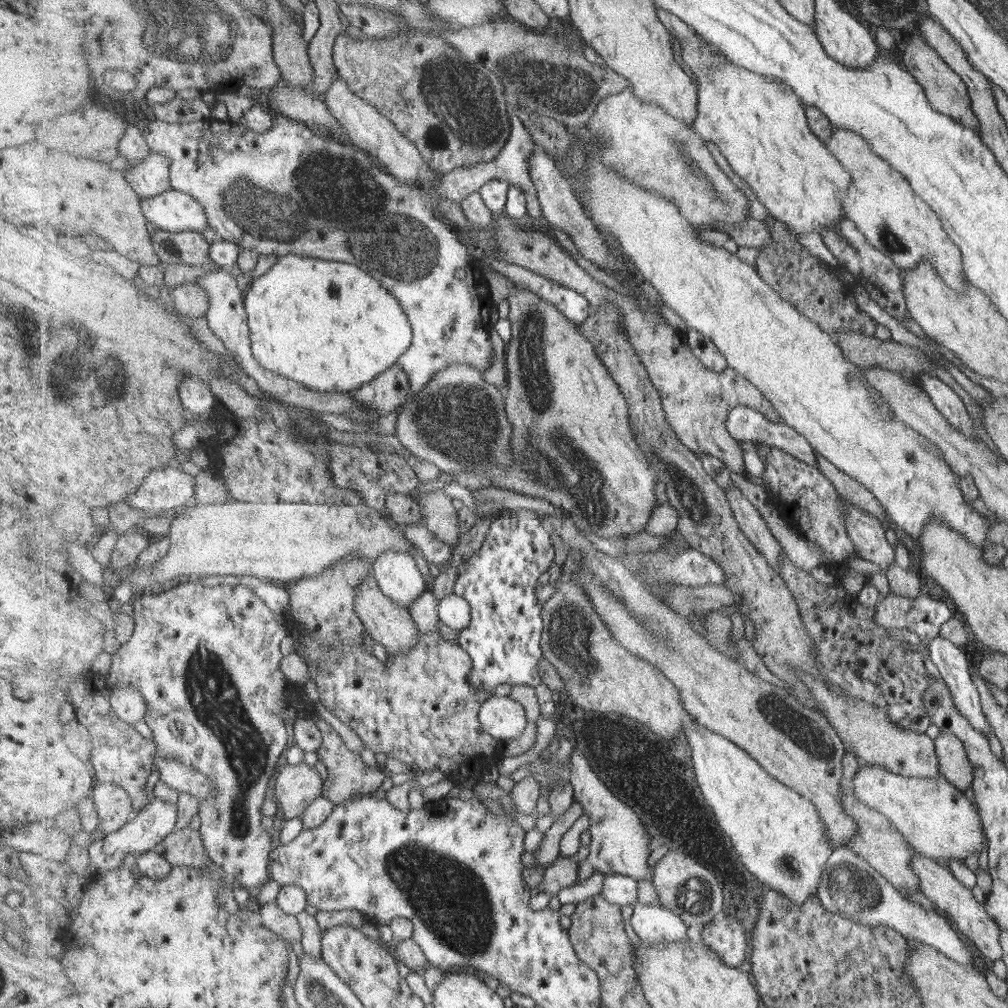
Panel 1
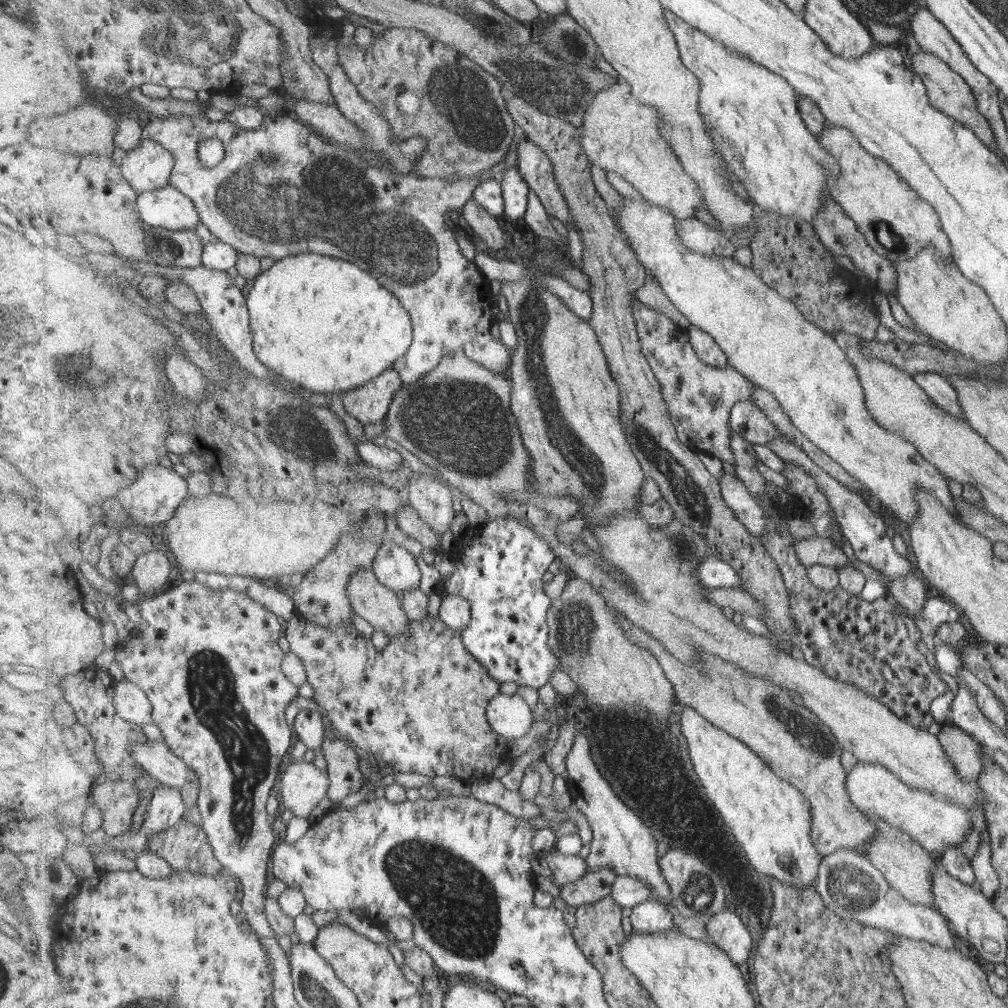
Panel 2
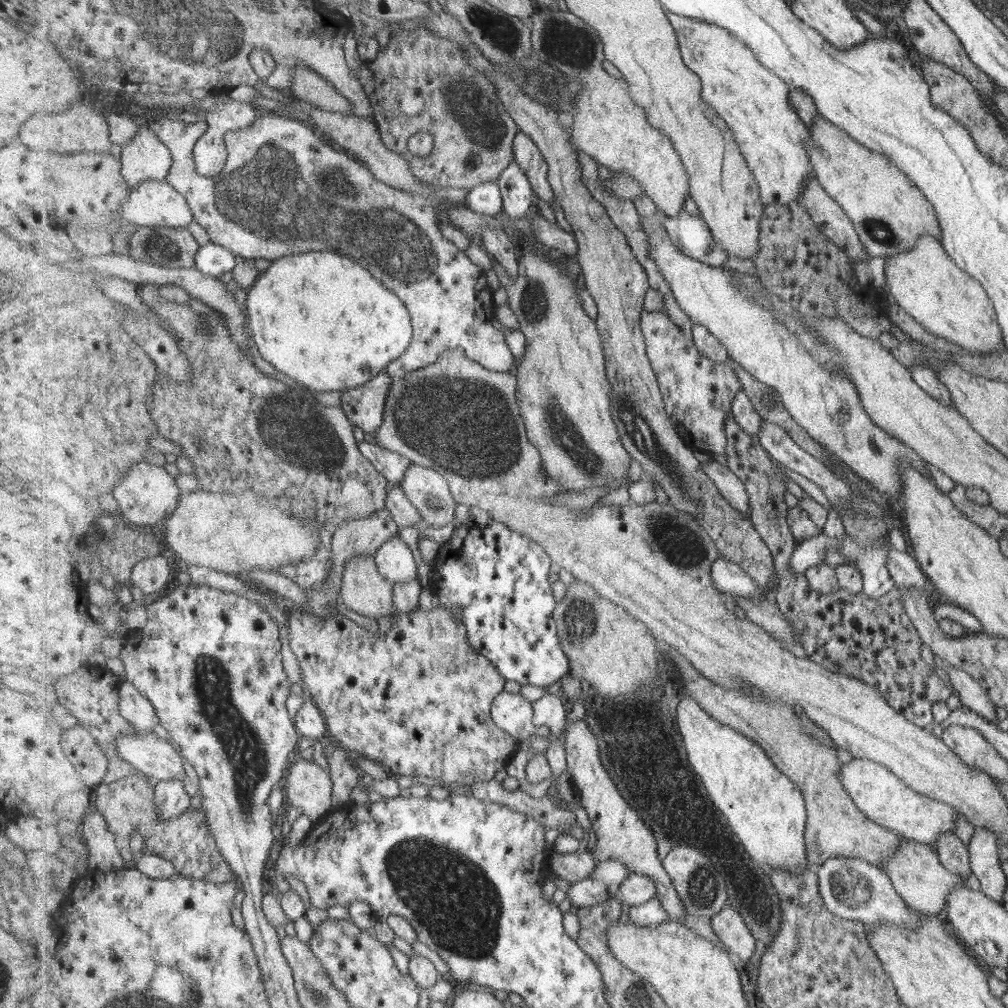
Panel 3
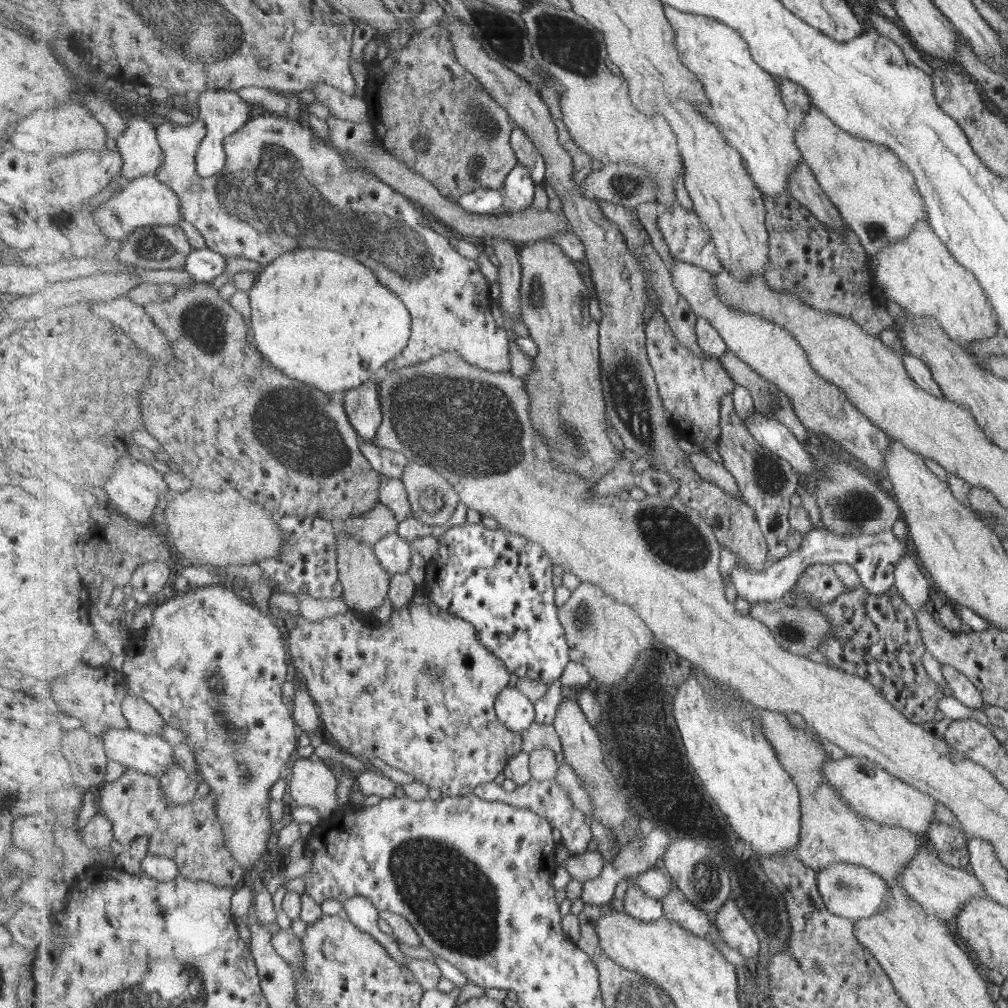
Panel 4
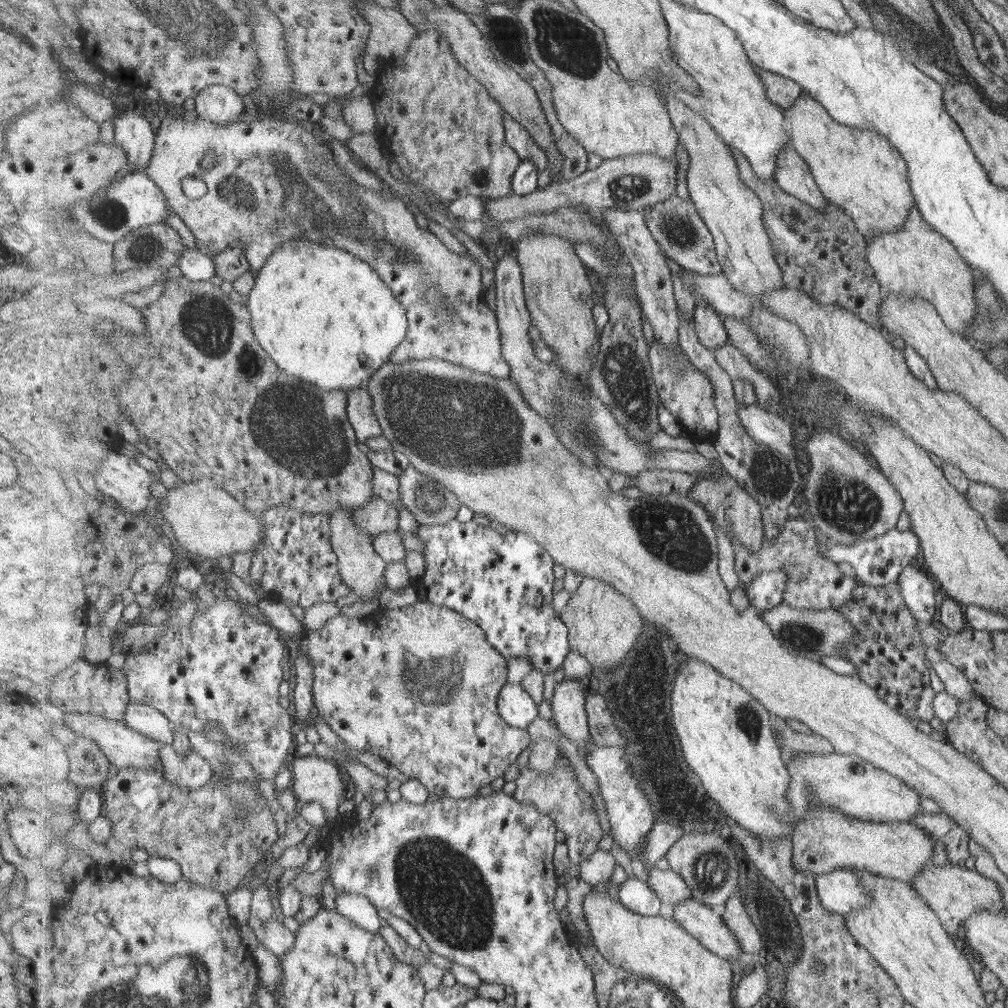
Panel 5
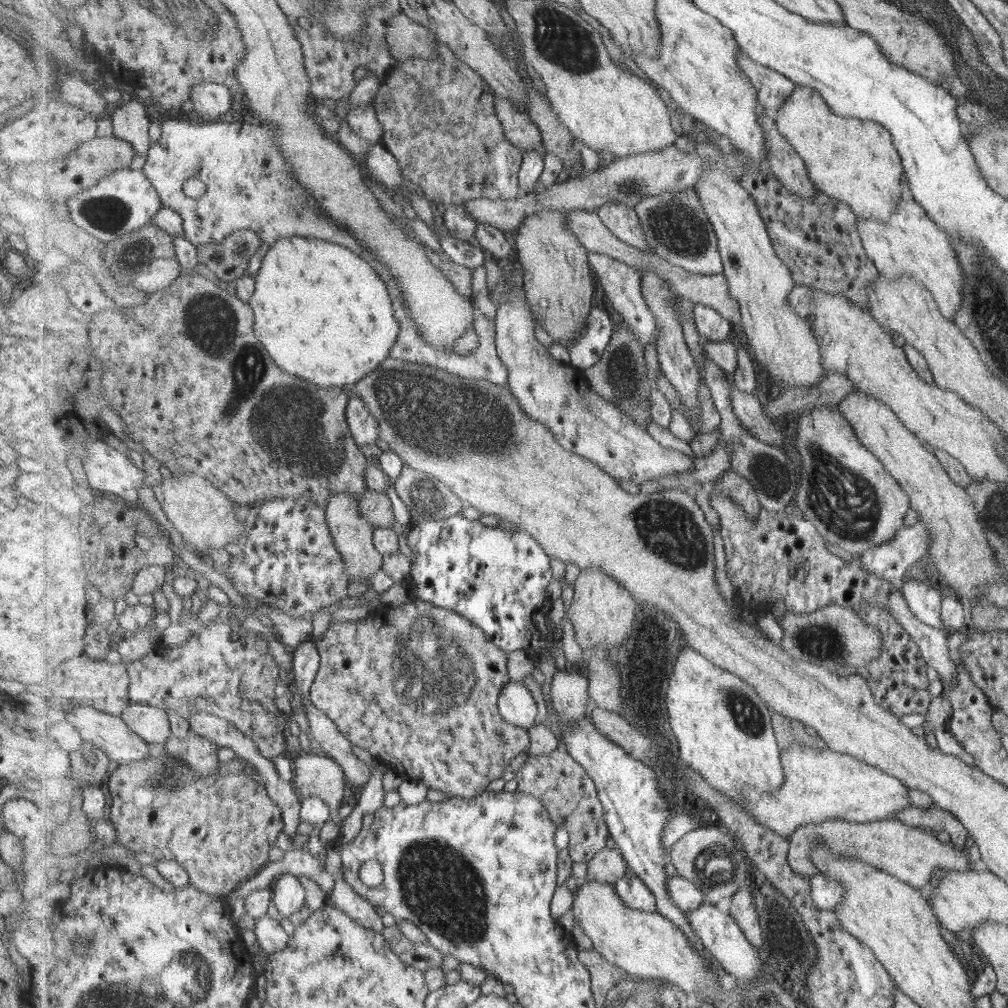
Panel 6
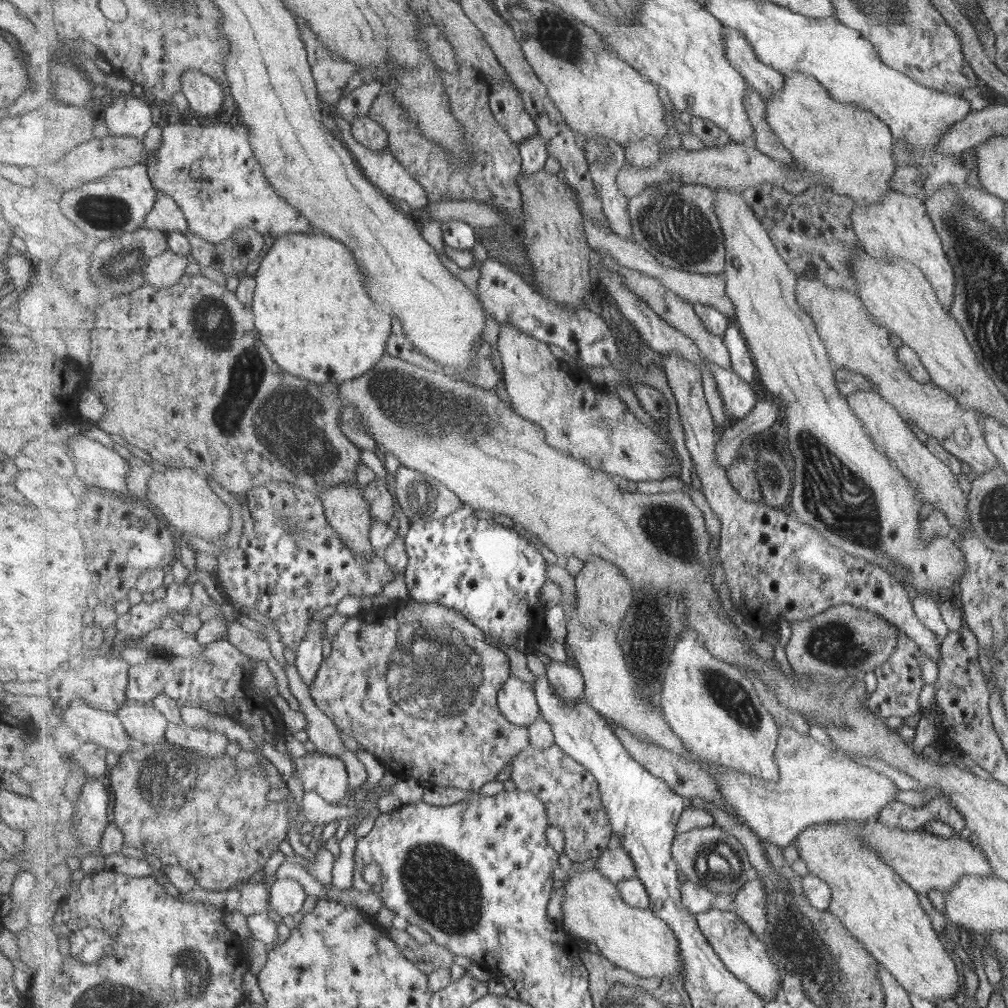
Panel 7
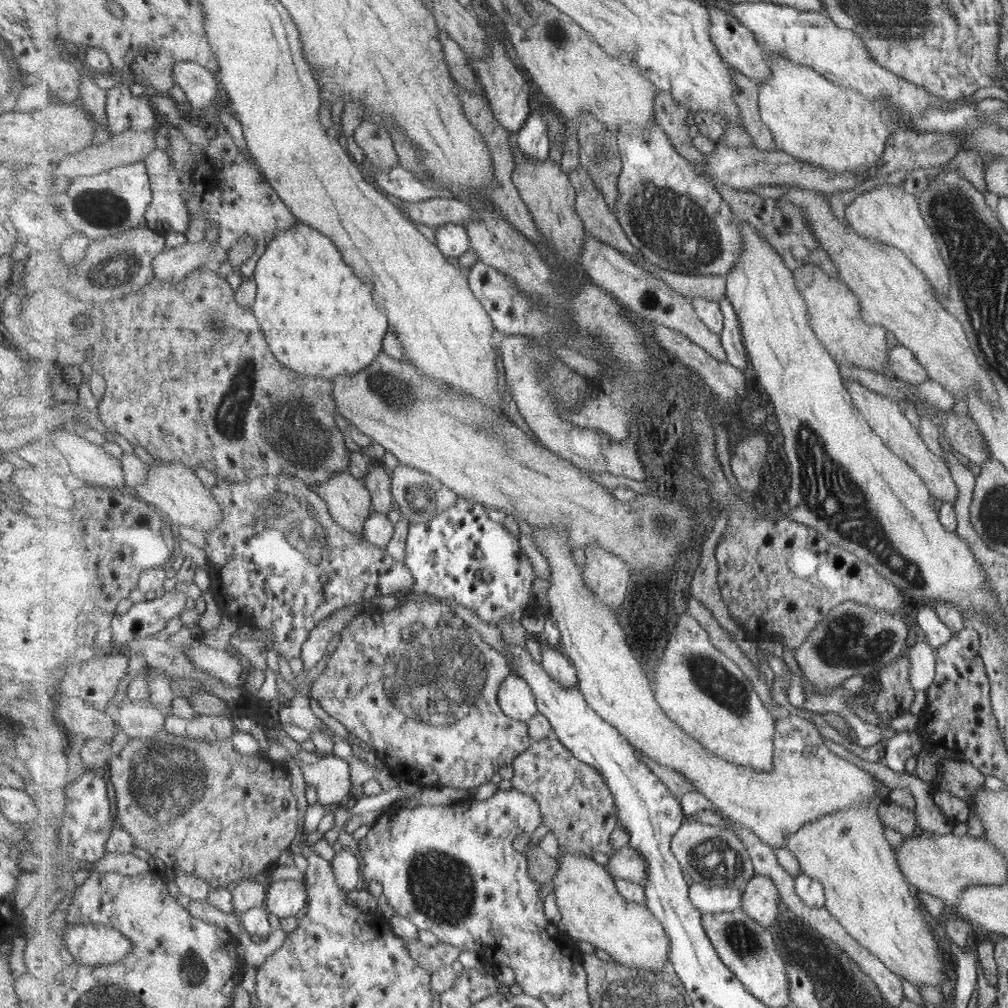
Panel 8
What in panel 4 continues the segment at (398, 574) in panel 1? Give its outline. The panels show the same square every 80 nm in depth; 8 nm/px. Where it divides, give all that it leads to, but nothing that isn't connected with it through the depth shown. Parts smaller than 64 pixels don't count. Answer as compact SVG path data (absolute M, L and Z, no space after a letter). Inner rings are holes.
M386 534L377 544L374 550L383 566L391 575L405 574L411 568L411 556L413 556L412 546L399 534Z

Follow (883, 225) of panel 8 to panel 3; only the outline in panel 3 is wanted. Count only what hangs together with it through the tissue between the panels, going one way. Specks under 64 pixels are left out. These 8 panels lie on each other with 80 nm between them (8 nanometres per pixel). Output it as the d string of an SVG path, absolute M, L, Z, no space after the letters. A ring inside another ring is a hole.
M921 235L918 236L918 239L915 241L913 247L908 248L906 251L900 252L899 254L894 254L890 257L885 257L884 267L883 267L883 276L886 280L885 290L891 294L892 299L896 302L897 306L903 308L903 310L914 318L917 324L920 324L928 333L935 335L936 337L945 338L947 341L961 346L965 350L968 350L969 353L979 354L981 352L1000 352L999 344L1002 342L1002 331L999 328L997 316L994 313L994 307L990 303L989 297L986 295L985 289L978 283L978 280L975 280L971 275L963 272L963 269L960 269L958 265L954 263L954 260L951 260L951 257L945 249L940 244L934 236L931 235Z

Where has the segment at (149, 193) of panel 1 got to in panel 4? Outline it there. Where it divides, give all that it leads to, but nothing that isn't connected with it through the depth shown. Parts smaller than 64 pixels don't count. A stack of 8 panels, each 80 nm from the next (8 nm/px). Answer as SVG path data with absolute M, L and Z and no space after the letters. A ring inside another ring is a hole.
M128 112L128 125L117 140L117 148L123 155L123 181L153 175L162 167L163 149L157 142L157 130L145 118Z

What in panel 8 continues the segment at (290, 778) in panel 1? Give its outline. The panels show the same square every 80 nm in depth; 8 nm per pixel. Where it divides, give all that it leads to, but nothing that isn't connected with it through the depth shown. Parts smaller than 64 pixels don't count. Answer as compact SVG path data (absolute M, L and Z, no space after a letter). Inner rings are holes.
M319 756L315 763L301 761L301 766L305 783L315 788L318 802L323 806L337 806L345 796L350 796L351 786L354 784L349 758Z

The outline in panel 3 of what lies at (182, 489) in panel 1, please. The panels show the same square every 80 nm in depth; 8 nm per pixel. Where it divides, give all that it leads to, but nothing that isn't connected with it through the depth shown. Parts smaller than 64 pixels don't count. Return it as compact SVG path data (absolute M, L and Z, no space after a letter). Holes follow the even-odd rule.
M146 460L130 466L126 475L116 484L112 494L122 512L122 518L136 526L151 526L161 530L164 522L171 518L177 510L181 490L171 476L162 466L155 466Z

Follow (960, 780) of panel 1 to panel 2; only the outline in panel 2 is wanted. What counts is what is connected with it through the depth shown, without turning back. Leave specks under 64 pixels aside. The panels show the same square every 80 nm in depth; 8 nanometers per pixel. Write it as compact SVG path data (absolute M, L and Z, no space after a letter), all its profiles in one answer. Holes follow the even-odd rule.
M942 724L936 735L953 768L963 782L977 778L982 770L980 743L959 727Z

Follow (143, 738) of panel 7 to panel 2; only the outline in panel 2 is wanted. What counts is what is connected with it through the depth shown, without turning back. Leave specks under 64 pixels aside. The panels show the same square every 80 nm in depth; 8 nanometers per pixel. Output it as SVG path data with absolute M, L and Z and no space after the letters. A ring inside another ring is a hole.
M126 678L116 681L115 710L124 722L144 725L153 722L153 705L147 693Z

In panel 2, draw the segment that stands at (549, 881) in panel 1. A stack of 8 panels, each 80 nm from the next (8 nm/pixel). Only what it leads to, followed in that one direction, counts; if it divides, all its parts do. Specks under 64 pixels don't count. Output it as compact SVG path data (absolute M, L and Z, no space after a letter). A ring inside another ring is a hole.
M553 850L545 853L544 857L550 866L553 884L559 889L571 882L579 881L588 874L587 862L581 856L567 856Z

